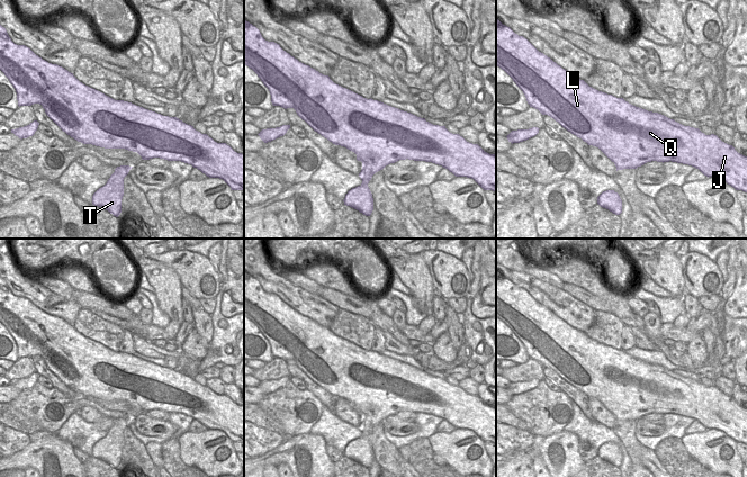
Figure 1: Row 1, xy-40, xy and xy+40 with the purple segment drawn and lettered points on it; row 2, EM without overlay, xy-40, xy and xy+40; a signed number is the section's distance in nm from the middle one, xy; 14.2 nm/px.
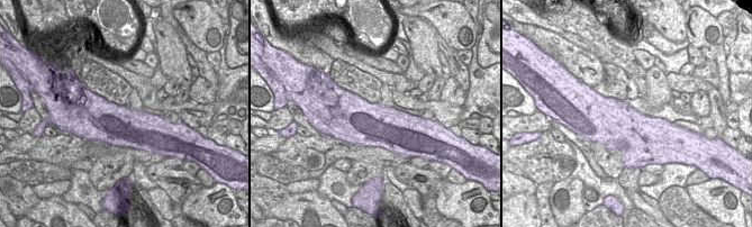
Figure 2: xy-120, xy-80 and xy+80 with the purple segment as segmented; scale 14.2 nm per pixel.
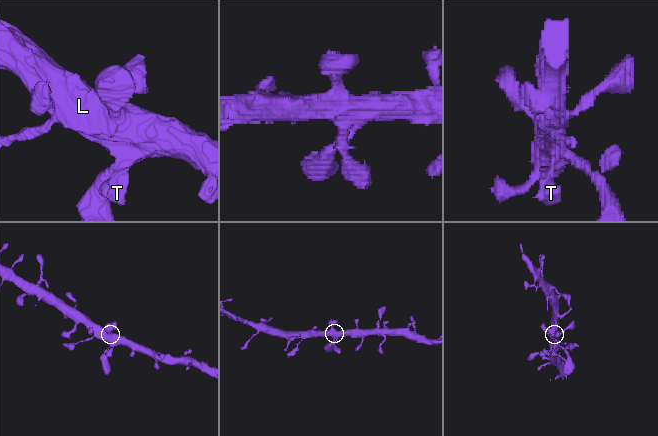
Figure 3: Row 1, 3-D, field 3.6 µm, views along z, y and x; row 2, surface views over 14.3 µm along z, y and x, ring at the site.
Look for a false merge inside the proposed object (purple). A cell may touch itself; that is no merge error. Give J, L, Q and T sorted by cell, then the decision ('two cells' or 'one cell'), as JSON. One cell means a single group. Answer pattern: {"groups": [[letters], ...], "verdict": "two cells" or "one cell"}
{"groups": [["J", "L", "Q", "T"]], "verdict": "one cell"}

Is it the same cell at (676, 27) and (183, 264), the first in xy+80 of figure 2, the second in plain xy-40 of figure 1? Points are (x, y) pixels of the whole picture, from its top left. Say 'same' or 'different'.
different

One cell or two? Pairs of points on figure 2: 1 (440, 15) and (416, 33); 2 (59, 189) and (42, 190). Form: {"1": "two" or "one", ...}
{"1": "two", "2": "one"}

